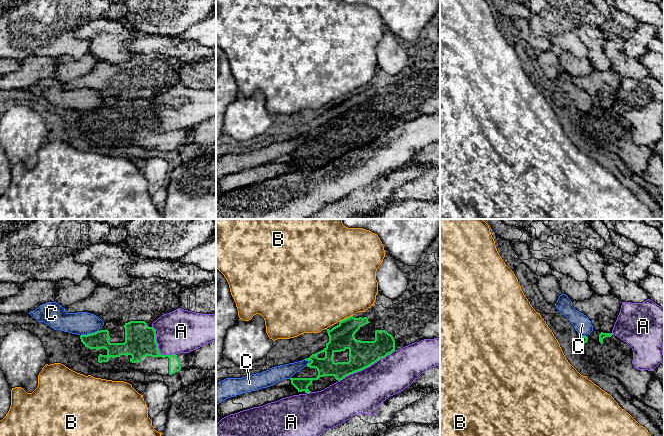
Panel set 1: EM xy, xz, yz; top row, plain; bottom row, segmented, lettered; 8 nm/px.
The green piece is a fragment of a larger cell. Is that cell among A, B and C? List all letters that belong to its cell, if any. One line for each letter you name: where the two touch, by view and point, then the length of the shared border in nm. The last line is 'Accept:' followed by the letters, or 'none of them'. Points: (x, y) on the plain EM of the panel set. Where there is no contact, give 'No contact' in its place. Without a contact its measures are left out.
Accept: none of them

